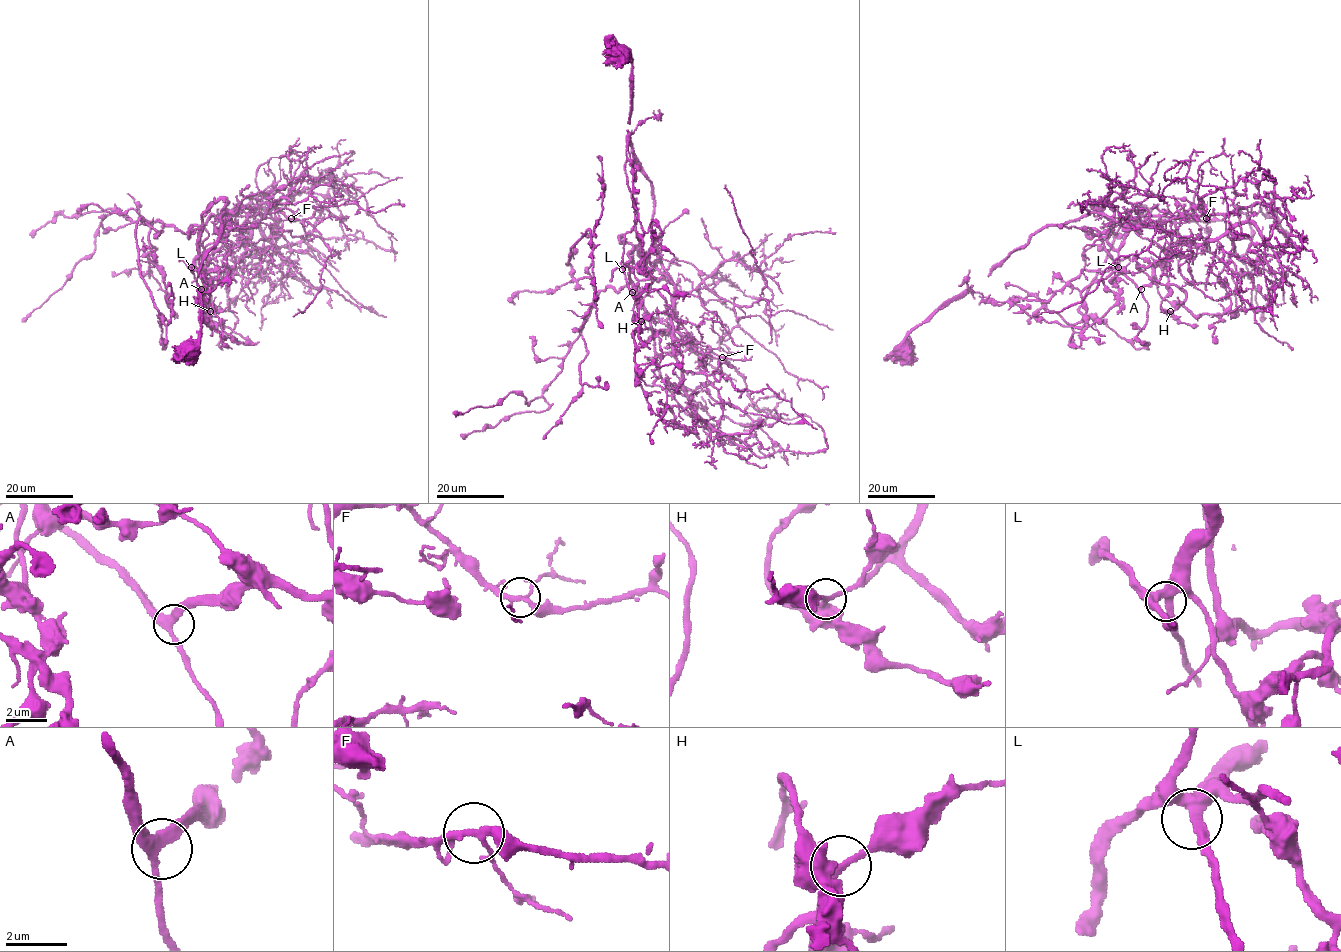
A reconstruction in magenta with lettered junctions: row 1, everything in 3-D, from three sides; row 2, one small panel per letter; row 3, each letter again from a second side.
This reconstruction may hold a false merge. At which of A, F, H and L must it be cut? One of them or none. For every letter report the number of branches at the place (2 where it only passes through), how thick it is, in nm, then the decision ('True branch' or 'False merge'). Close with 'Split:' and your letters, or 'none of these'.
A: Branches: 3. Thickness 260 nm. True branch
F: Branches: 3. Thickness 220 nm. True branch
H: Branches: 3. Thickness 190 nm. False merge
L: Branches: 3. Thickness 280 nm. True branch
Split: H

